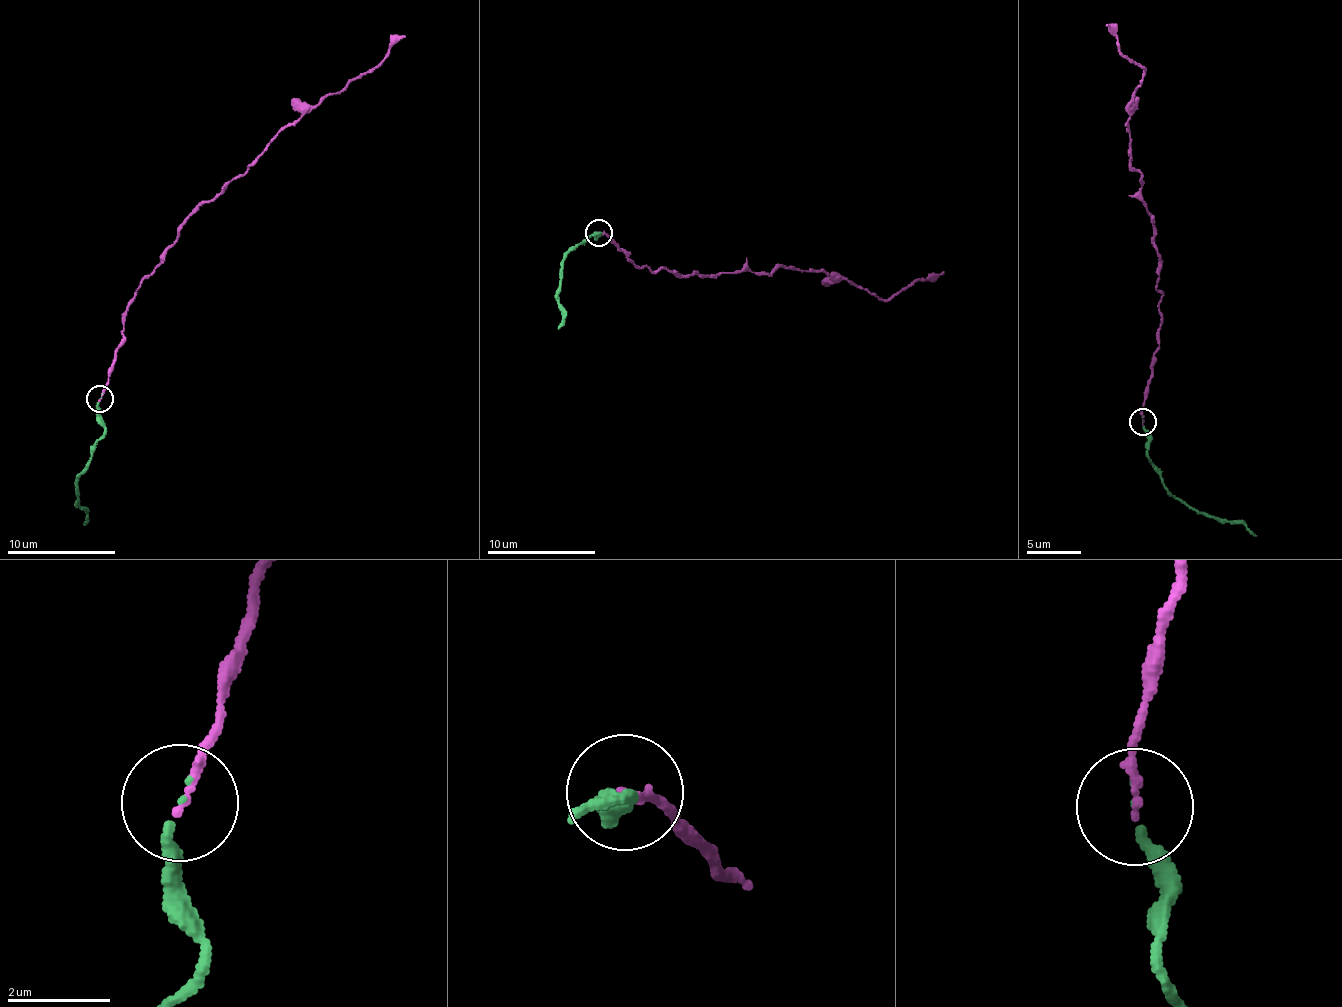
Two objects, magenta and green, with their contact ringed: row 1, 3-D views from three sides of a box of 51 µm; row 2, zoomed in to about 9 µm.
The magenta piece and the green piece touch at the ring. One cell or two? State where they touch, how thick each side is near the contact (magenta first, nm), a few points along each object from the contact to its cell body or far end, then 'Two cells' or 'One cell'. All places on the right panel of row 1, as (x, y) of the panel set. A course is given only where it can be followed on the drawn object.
Place: (1142, 422). Thickness 170 nm (magenta) against 150 nm. Course of magenta: (1143, 422), (1162, 319), (1157, 254), (1126, 119), (1145, 69), (1129, 61), (1107, 25). Course of green: (1143, 422), (1148, 457), (1172, 495), (1208, 514), (1241, 521), (1257, 535). Two cells

